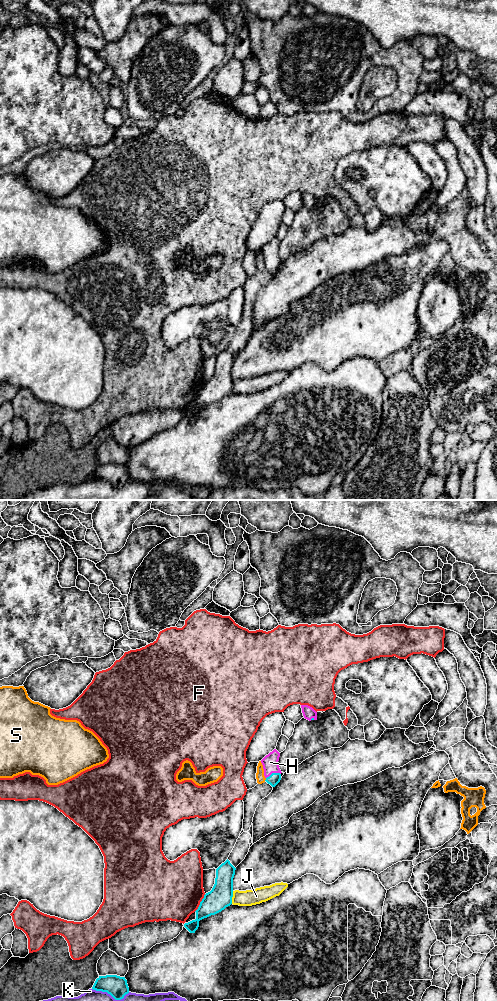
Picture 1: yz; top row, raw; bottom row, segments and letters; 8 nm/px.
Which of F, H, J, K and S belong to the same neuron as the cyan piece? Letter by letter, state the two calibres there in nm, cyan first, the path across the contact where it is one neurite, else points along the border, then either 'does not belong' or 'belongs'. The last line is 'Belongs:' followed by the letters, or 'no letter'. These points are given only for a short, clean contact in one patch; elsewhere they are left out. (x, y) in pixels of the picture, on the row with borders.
F: calibres 190 and 480 nm; does not belong
H: calibres 90 and 130 nm; belongs
J: calibres 190 and 130 nm; does not belong
K: calibres 170 and 100 nm; does not belong
S: calibres 90 and 70 nm; does not belong
Belongs: H

